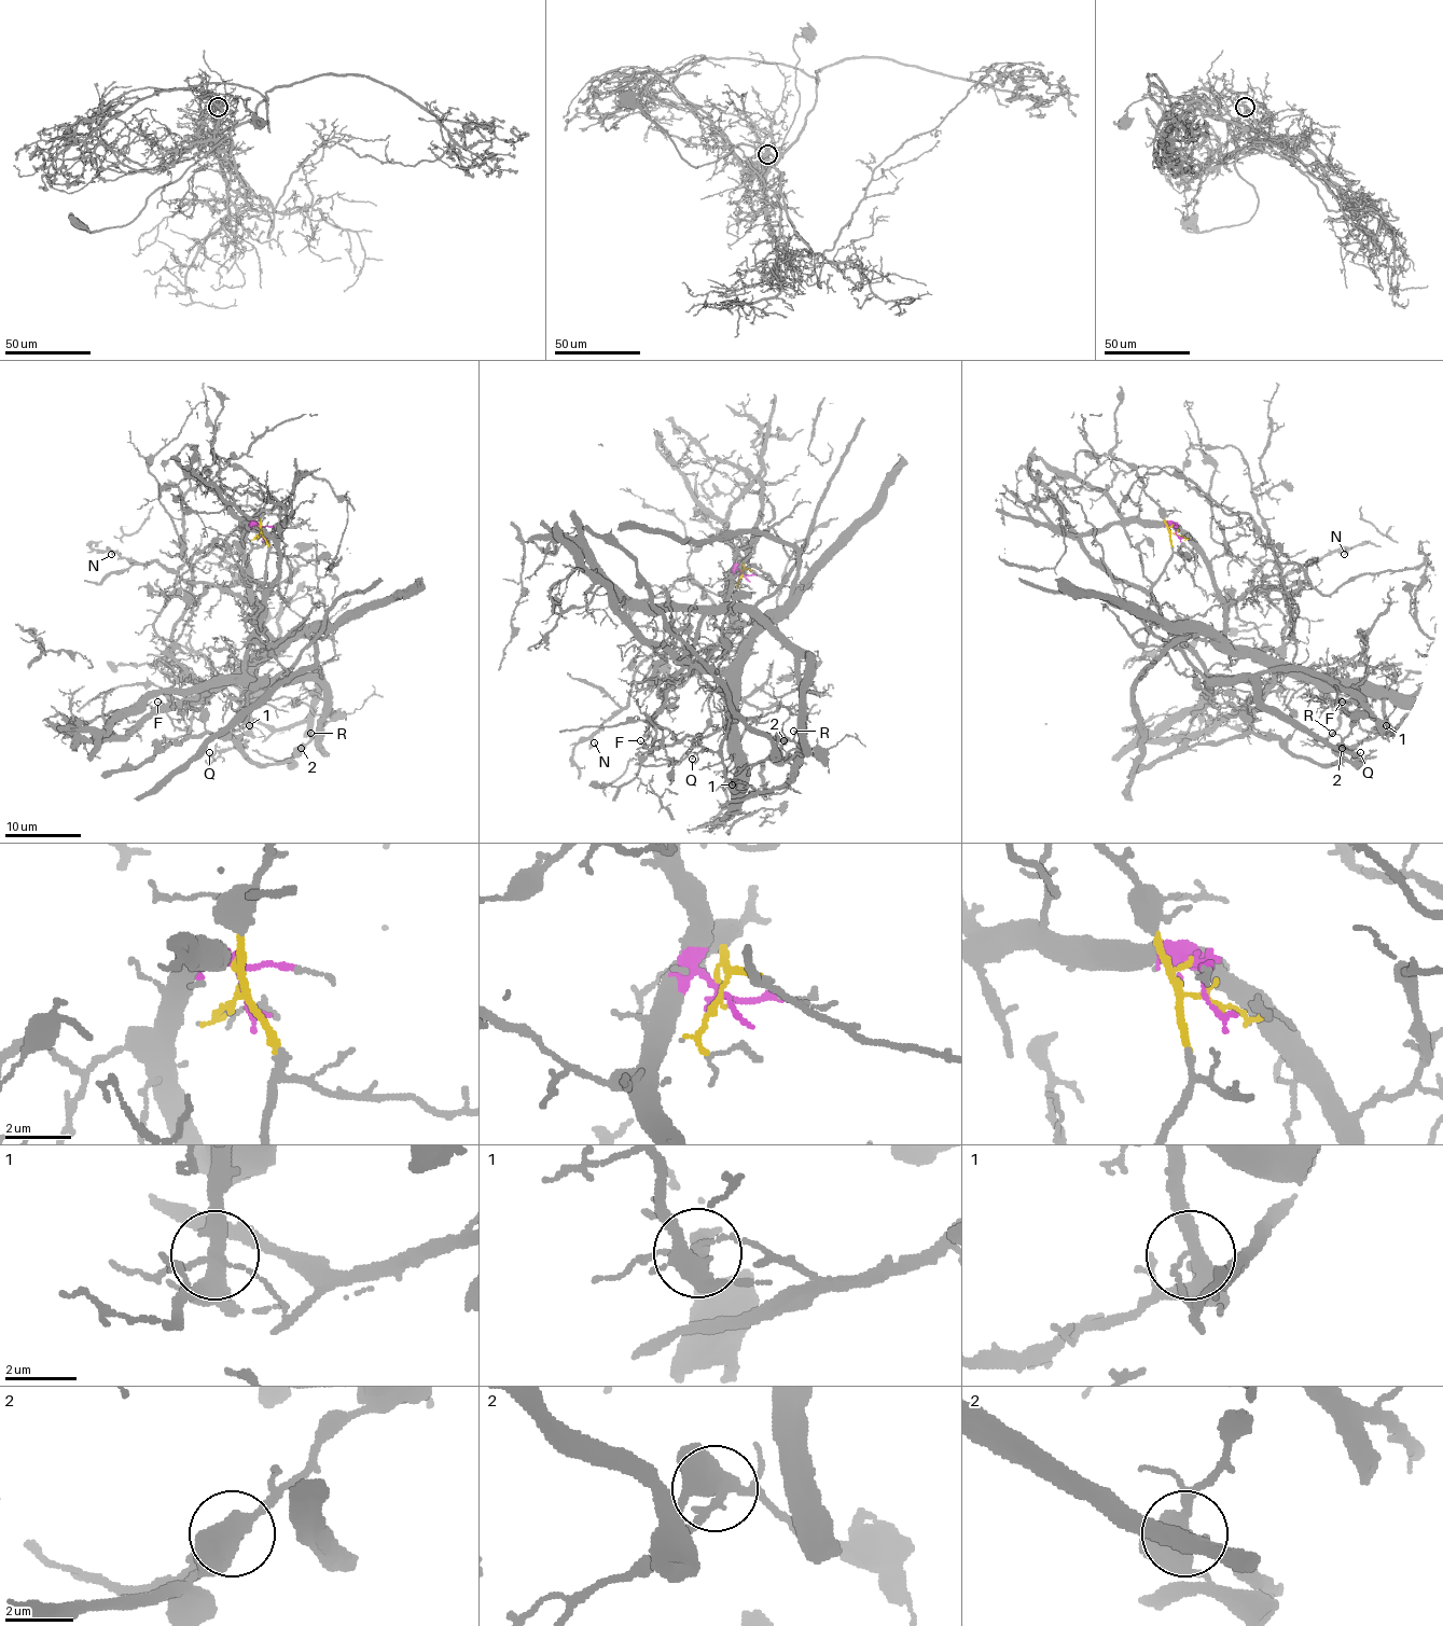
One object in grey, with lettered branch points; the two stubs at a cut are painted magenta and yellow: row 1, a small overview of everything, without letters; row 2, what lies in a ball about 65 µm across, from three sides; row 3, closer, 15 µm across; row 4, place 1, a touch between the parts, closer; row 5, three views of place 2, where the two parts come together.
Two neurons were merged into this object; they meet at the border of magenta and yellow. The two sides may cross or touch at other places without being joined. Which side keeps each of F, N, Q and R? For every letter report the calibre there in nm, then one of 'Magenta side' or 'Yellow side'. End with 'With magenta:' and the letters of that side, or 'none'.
F: Thickness 140 nm. Magenta side
N: Thickness 140 nm. Magenta side
Q: Thickness 110 nm. Magenta side
R: Thickness 120 nm. Yellow side
With magenta: F, N, Q

